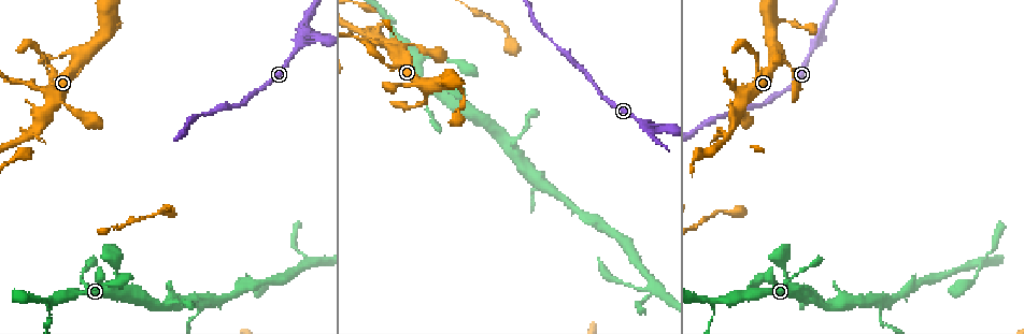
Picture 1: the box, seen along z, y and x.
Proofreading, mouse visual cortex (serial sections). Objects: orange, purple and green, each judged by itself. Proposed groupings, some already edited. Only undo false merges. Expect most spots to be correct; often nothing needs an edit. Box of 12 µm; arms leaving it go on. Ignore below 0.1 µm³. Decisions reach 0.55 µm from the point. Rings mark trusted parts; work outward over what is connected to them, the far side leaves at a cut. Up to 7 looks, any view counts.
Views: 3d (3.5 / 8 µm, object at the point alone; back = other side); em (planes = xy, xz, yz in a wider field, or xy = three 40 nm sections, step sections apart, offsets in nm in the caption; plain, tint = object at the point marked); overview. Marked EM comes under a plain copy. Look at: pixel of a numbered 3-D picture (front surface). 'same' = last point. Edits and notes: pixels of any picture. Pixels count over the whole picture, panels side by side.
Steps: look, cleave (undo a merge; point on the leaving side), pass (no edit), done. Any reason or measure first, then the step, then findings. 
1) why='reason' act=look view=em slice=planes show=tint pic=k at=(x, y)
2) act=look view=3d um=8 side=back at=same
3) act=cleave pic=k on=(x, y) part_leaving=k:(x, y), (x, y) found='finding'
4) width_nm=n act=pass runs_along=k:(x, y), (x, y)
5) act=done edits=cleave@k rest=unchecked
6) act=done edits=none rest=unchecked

act=look view=3d um=3.5 side=back pic=1 at=(713, 300)

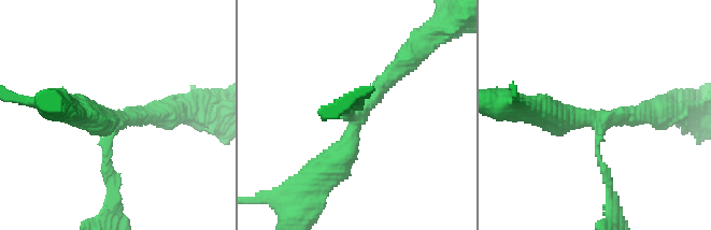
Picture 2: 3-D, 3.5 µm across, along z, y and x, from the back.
why='now the EM' act=look view=em slice=xy step=2 show=tint pic=2 at=(355, 121)

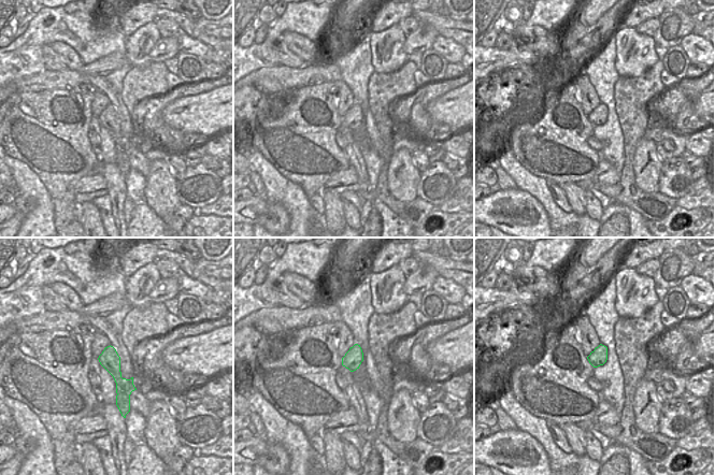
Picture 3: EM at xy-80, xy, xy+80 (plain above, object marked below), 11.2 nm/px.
width_nm=200 act=pass runs_along=2:(315, 175), (401, 65) found='all the same cell'

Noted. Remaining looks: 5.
why='thick turns thin' act=look view=3d um=3.5 side=back pic=1 at=(58, 105)

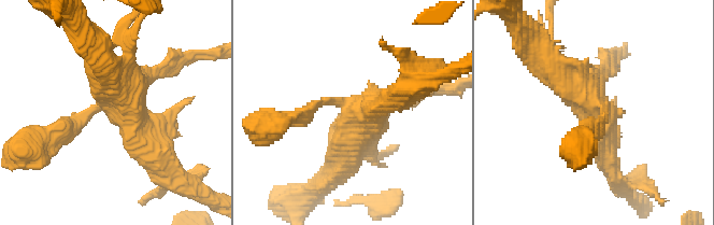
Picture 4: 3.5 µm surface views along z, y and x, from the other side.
act=look view=em slice=xy step=1 show=tint pic=4 at=(350, 107)

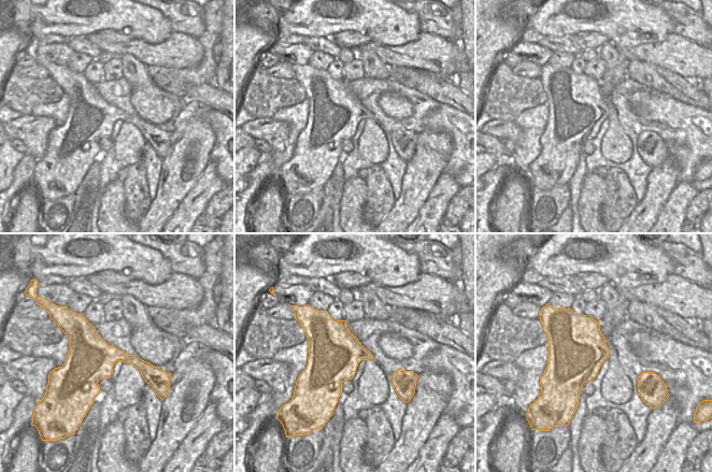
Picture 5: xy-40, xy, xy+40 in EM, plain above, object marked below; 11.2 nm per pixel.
act=pass runs_along=4:(538, 56), (585, 96), (607, 155) found='all the same cell'

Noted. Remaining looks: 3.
act=look view=3d um=3.5 pic=1 at=(817, 45)

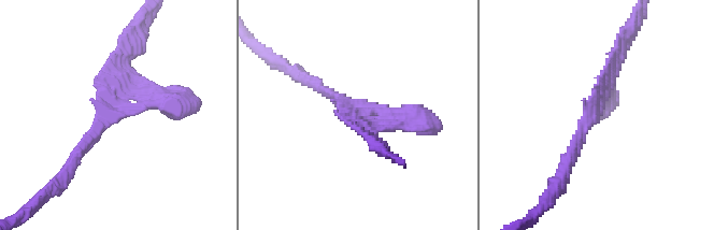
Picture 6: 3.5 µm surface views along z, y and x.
act=look view=em slice=planes show=tint pic=6 at=(112, 106)

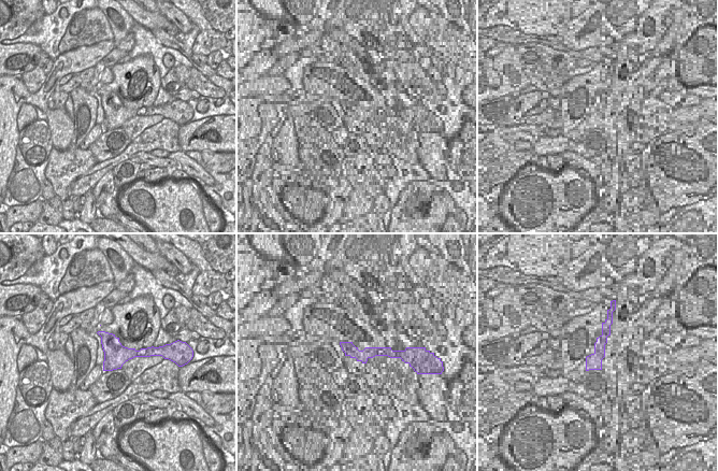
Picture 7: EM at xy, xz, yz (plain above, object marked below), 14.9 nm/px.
act=pass runs_along=6:(74, 161), (114, 108), (184, 104) found='one cell here'

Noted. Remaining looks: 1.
act=done edits=none rest=unchecked

